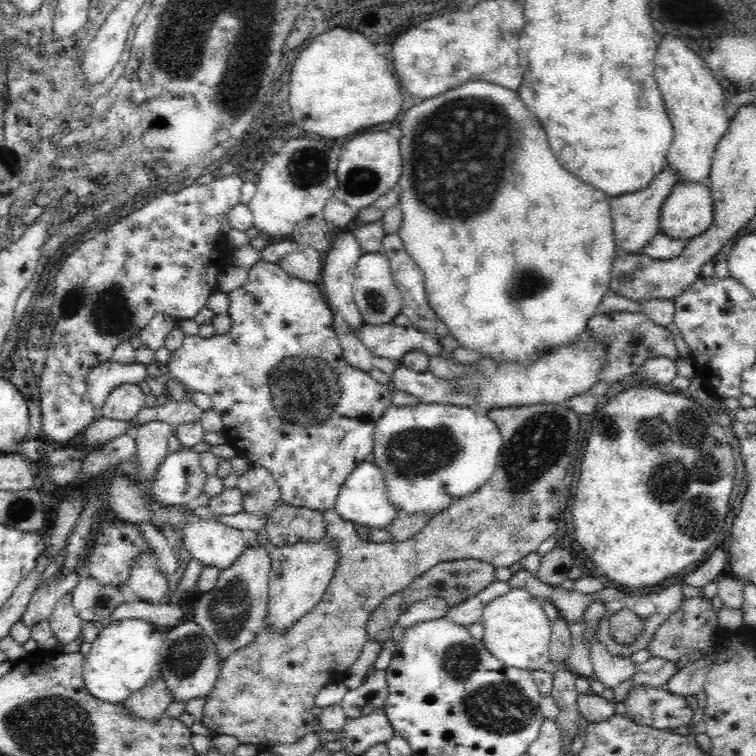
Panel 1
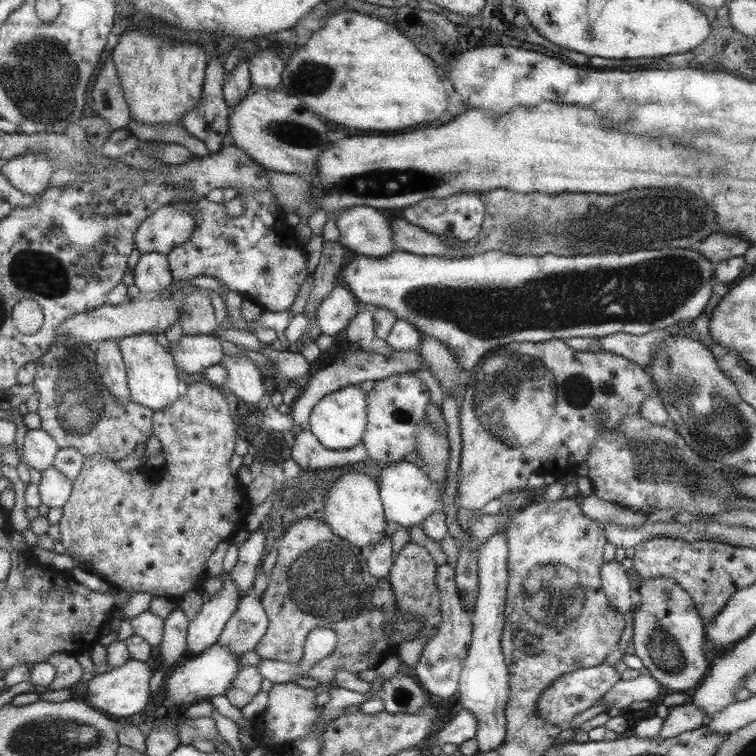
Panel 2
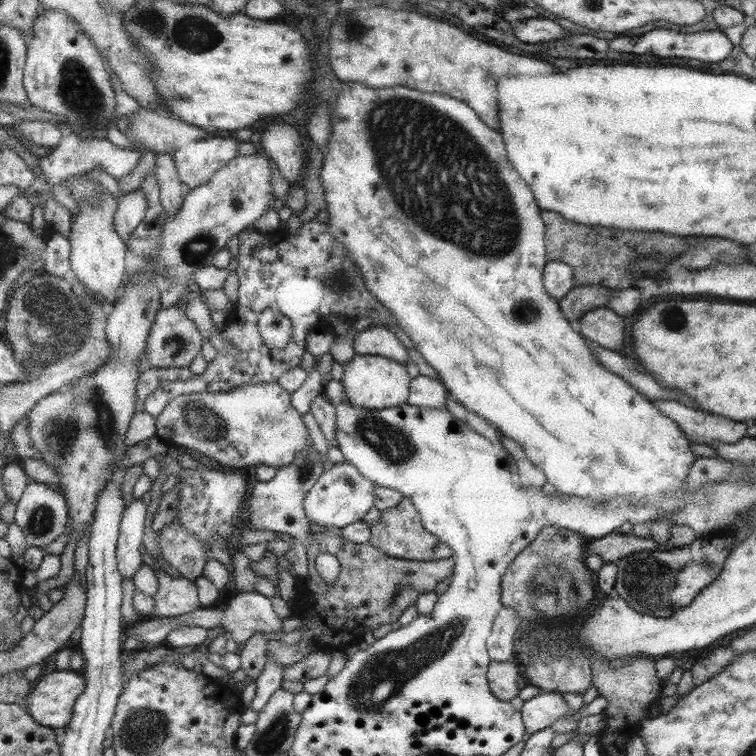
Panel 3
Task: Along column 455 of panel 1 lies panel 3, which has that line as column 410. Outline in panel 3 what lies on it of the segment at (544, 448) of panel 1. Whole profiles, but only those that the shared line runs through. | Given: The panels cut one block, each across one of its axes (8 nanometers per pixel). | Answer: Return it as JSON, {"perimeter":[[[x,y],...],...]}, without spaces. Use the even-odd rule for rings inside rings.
{"perimeter":[[[406,497],[403,498],[400,504],[396,504],[394,508],[381,511],[380,522],[375,526],[371,526],[369,544],[377,547],[380,551],[386,552],[391,558],[407,559],[408,561],[440,561],[452,557],[452,550],[440,543],[435,535],[425,530],[415,503]]]}

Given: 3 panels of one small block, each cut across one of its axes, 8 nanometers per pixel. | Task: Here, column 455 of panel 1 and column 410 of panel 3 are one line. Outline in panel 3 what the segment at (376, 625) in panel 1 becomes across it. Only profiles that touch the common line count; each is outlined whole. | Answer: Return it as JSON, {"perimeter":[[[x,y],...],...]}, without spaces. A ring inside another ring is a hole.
{"perimeter":[[[327,528],[322,534],[313,534],[306,556],[309,579],[302,582],[299,590],[302,595],[297,596],[296,604],[292,607],[292,610],[301,611],[293,616],[299,616],[306,622],[306,627],[302,626],[302,637],[292,645],[268,640],[267,660],[273,659],[284,667],[303,661],[309,655],[310,642],[324,652],[344,650],[349,645],[360,643],[364,634],[380,628],[382,624],[396,622],[407,608],[415,605],[418,596],[434,591],[438,582],[444,578],[451,579],[455,570],[452,558],[427,562],[391,558],[369,543],[350,542],[334,528]],[[322,553],[332,554],[340,562],[340,576],[333,583],[322,580],[316,572],[315,561]]]}

